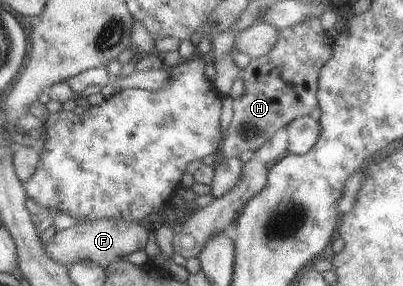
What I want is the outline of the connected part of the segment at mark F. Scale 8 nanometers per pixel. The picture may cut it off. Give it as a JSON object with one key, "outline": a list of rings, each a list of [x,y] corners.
{"outline":[[[101,218],[100,220],[87,220],[73,225],[63,231],[55,232],[50,240],[43,242],[47,255],[57,263],[71,267],[78,261],[92,261],[102,268],[106,268],[115,260],[145,248],[147,242],[152,240],[151,231],[139,222],[128,222],[117,218]]]}

